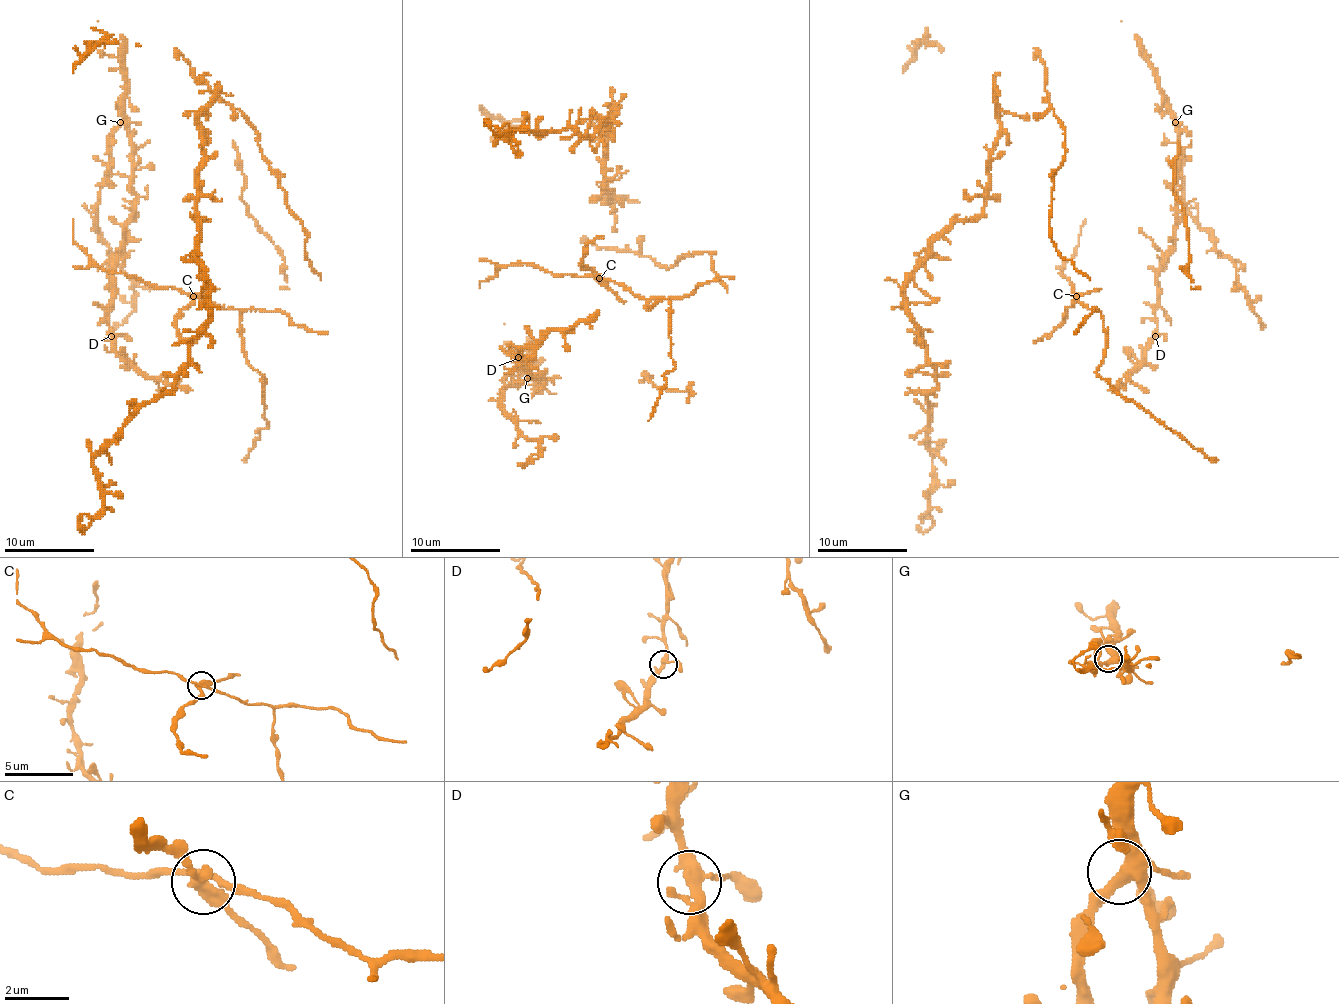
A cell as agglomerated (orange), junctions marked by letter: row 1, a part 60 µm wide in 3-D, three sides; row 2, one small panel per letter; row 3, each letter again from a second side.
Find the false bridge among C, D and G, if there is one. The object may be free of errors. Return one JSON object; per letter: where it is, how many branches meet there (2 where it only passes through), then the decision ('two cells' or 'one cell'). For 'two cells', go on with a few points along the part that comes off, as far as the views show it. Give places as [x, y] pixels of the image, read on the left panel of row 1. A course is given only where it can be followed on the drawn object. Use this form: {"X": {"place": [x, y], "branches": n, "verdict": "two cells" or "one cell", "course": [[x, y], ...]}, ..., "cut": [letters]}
{"C": {"place": [193, 296], "branches": 4, "verdict": "two cells", "course": [[192, 296], [176, 320], [176, 334], [197, 343]]}, "D": {"place": [111, 336], "branches": 4, "verdict": "one cell"}, "G": {"place": [120, 122], "branches": 4, "verdict": "one cell"}, "cut": ["C"]}

